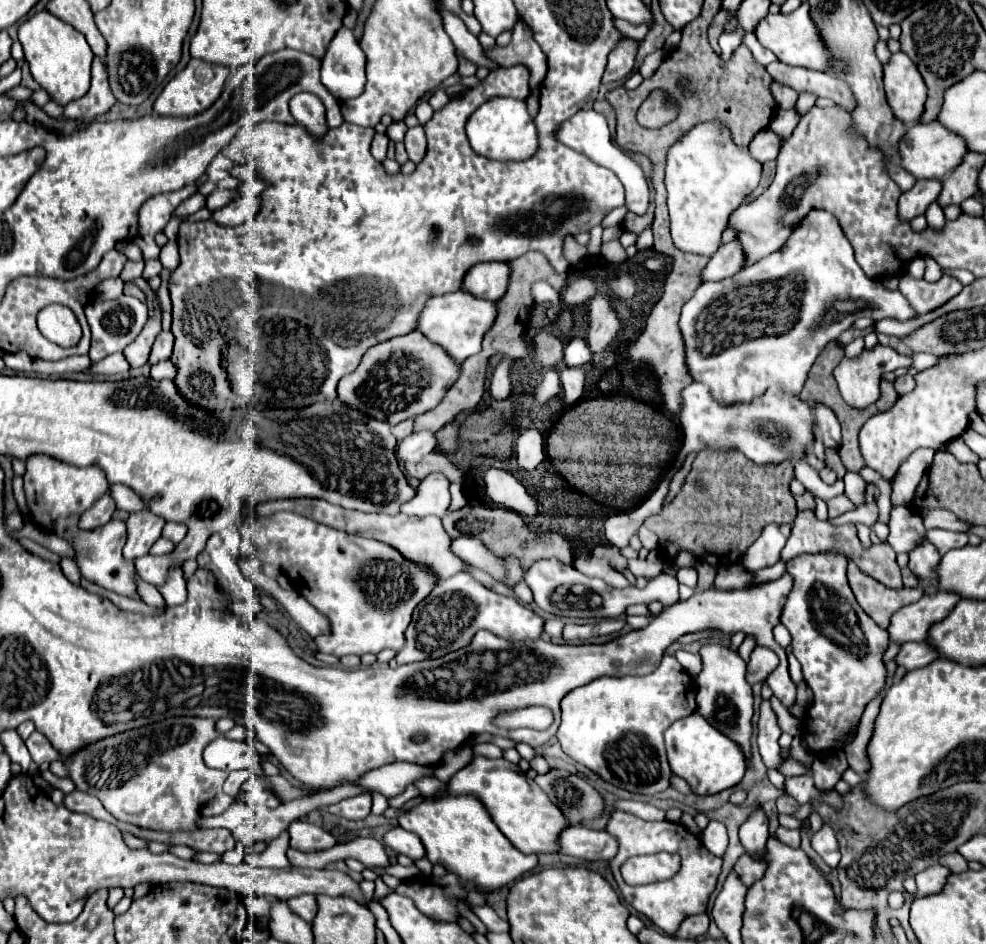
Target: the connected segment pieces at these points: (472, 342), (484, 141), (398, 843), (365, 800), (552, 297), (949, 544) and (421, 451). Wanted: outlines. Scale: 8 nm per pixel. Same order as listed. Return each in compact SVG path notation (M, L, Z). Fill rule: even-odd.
M450 292L442 296L432 296L432 300L426 302L424 310L418 318L418 330L432 342L438 344L442 350L448 352L450 358L454 358L458 364L464 362L468 356L480 352L480 344L488 328L494 324L496 318L496 304L474 298L466 292Z
M490 98L466 122L466 136L476 154L498 162L520 162L530 158L538 148L536 128L526 110L526 102L514 98Z
M394 826L390 828L386 834L384 834L384 840L382 840L390 850L394 850L396 854L404 854L412 860L420 860L426 856L426 850L422 846L422 842L408 830L400 828L400 826Z
M360 794L328 806L328 812L334 816L342 816L346 820L364 820L370 814L370 808L372 808L372 796Z
M539 281L532 286L532 296L536 304L552 302L556 306L560 294L546 281Z
M932 528L926 532L928 540L932 540L932 544L936 544L938 552L944 554L952 548L960 548L968 542L968 534L958 534L958 532L950 532L950 530L940 530L940 528Z
M432 432L410 434L396 448L396 458L400 462L418 462L436 448L436 438Z

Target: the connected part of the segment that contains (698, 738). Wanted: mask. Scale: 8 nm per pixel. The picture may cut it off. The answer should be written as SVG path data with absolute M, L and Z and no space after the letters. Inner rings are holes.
M700 712L676 720L664 734L670 768L676 776L682 776L696 794L716 794L736 786L746 774L746 754L742 748L716 730Z

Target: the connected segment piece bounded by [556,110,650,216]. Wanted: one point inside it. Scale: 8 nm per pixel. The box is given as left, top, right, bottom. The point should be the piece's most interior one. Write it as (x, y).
(586, 132)

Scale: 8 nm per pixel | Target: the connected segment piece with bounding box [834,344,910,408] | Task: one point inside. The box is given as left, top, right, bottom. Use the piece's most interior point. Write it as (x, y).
(859, 379)

